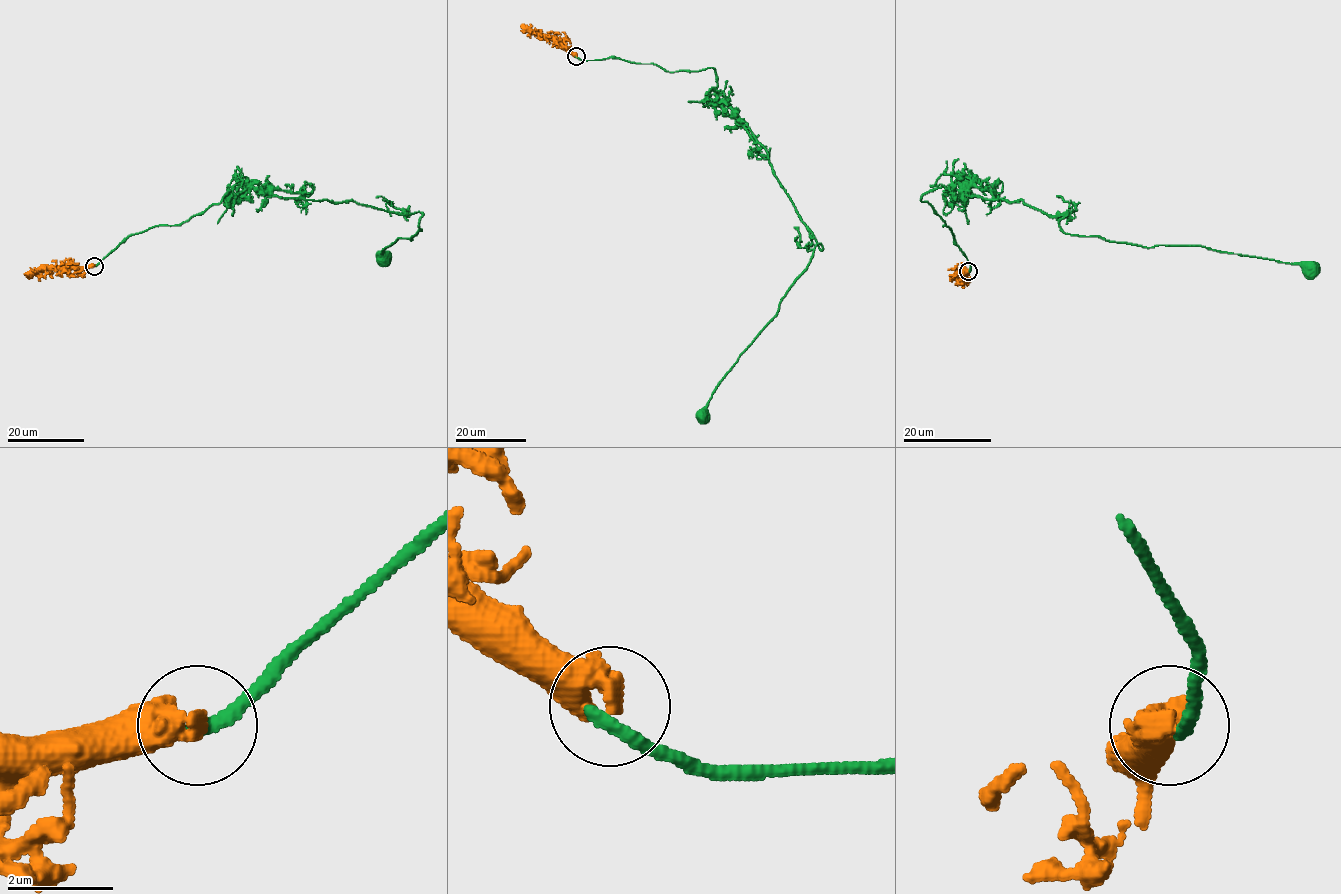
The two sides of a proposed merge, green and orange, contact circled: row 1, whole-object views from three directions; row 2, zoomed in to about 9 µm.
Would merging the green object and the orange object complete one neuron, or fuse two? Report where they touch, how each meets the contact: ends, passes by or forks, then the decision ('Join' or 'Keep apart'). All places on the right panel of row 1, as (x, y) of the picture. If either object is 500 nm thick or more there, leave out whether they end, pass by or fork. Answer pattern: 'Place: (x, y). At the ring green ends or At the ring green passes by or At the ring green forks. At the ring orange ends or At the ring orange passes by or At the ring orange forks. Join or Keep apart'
Place: (968, 271). At the ring green ends. At the ring orange ends. Keep apart

